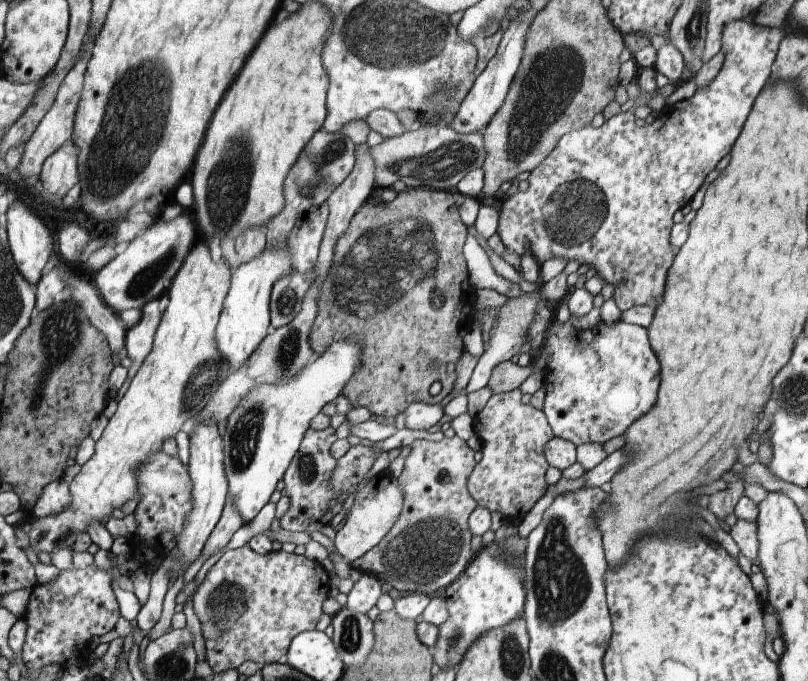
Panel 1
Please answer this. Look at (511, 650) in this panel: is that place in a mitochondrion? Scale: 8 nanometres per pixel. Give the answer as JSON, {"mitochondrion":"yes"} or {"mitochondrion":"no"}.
{"mitochondrion":"yes"}

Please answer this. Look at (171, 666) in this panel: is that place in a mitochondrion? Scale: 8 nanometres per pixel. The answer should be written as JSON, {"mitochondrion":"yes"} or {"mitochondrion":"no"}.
{"mitochondrion":"yes"}

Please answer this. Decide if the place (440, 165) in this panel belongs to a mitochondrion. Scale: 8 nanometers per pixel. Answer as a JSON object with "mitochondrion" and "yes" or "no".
{"mitochondrion":"yes"}

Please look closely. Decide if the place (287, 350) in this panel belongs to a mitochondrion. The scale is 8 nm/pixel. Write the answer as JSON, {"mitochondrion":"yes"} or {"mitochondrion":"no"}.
{"mitochondrion":"yes"}

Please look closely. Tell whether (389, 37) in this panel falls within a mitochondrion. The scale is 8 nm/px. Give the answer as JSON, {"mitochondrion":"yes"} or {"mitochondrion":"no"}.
{"mitochondrion":"yes"}

